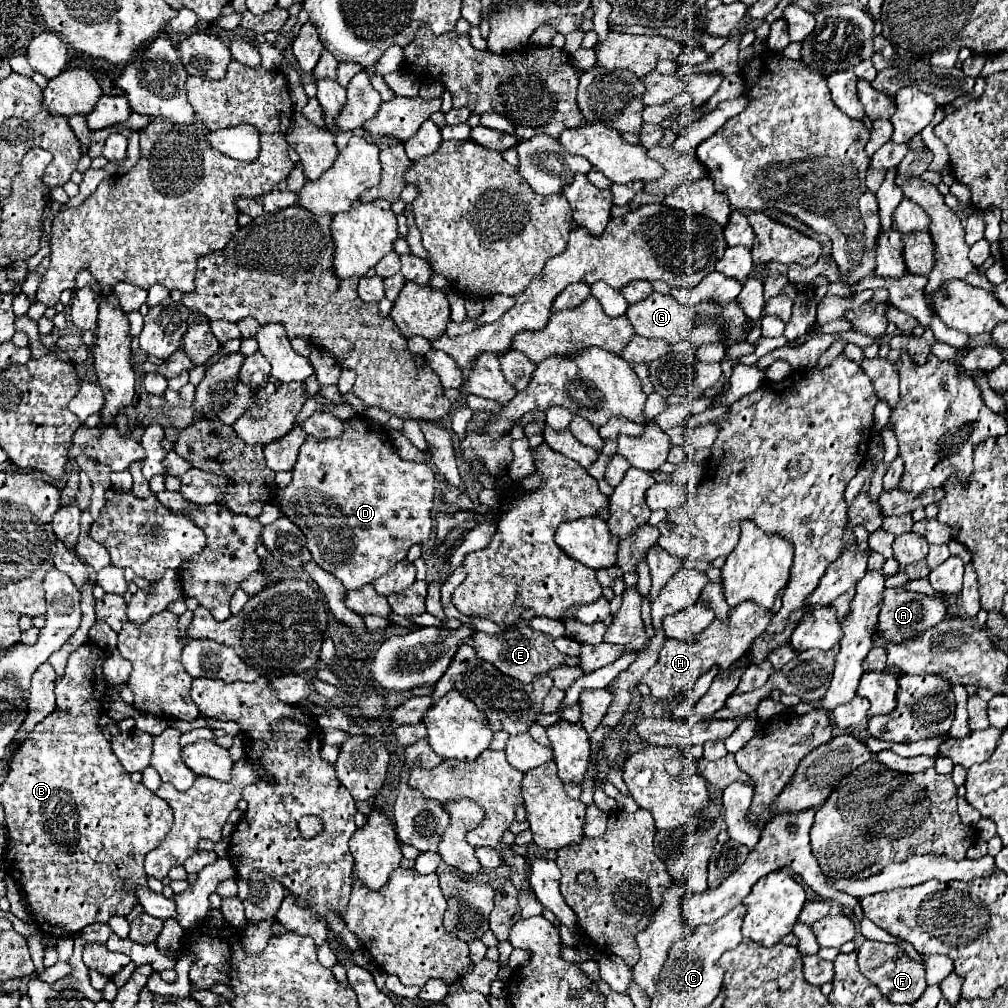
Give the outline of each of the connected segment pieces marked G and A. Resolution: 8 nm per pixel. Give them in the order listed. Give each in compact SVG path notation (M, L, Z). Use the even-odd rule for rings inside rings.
M652 292L646 300L630 306L626 310L626 318L630 320L636 334L644 338L658 338L658 340L664 340L666 344L678 344L686 340L694 346L714 342L714 344L722 344L726 350L734 342L746 342L748 326L750 326L750 318L746 316L744 308L736 300L724 306L714 298L700 302L696 306L682 306L676 298L664 296L658 292Z
M892 588L884 592L884 602L878 614L878 640L894 640L894 644L900 644L902 640L914 640L914 636L920 636L926 628L932 624L942 622L946 616L946 608L940 600L930 598L926 594L918 592L906 592L900 588Z

